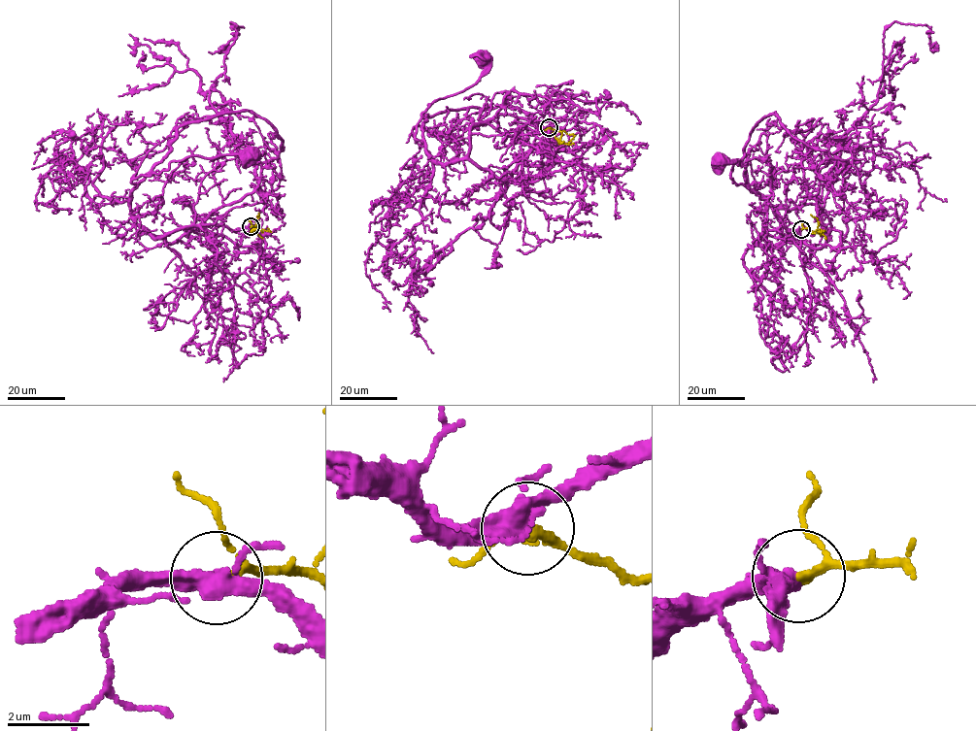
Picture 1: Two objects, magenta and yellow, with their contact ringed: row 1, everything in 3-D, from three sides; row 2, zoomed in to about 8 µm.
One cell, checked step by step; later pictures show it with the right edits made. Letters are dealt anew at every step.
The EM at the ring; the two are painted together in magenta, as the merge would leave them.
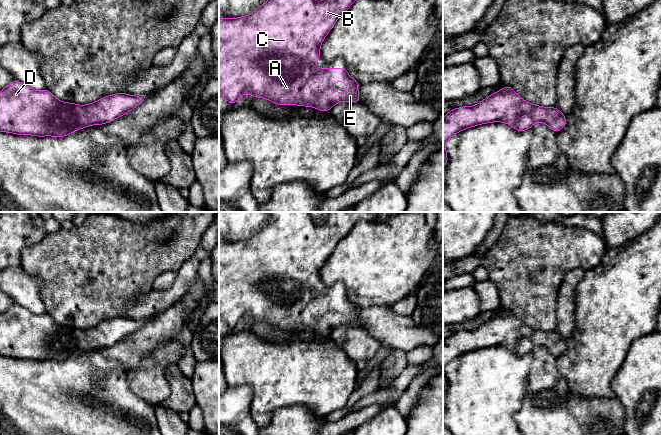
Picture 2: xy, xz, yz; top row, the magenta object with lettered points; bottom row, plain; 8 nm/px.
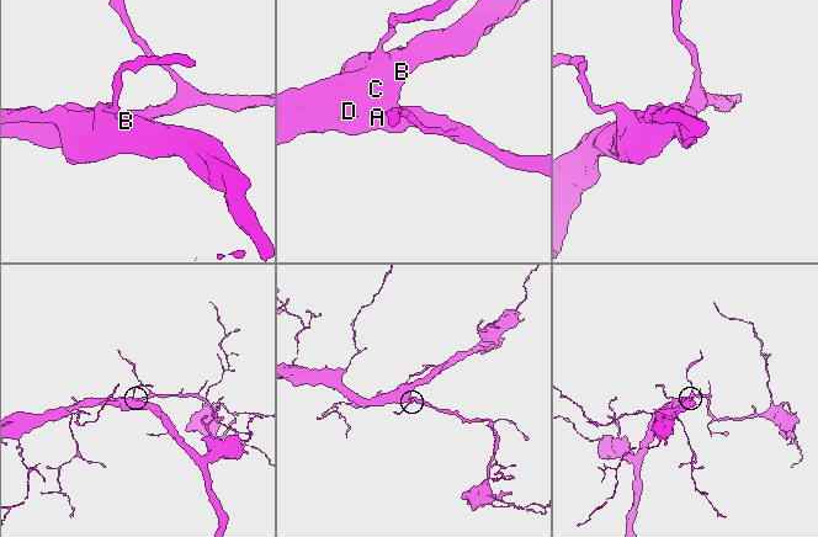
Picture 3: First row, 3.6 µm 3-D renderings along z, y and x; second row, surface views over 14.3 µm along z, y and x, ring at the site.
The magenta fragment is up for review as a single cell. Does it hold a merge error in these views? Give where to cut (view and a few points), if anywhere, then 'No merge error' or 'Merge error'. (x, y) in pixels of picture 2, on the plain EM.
No split. No merge error

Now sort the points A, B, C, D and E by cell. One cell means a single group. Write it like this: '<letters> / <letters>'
A B C D E

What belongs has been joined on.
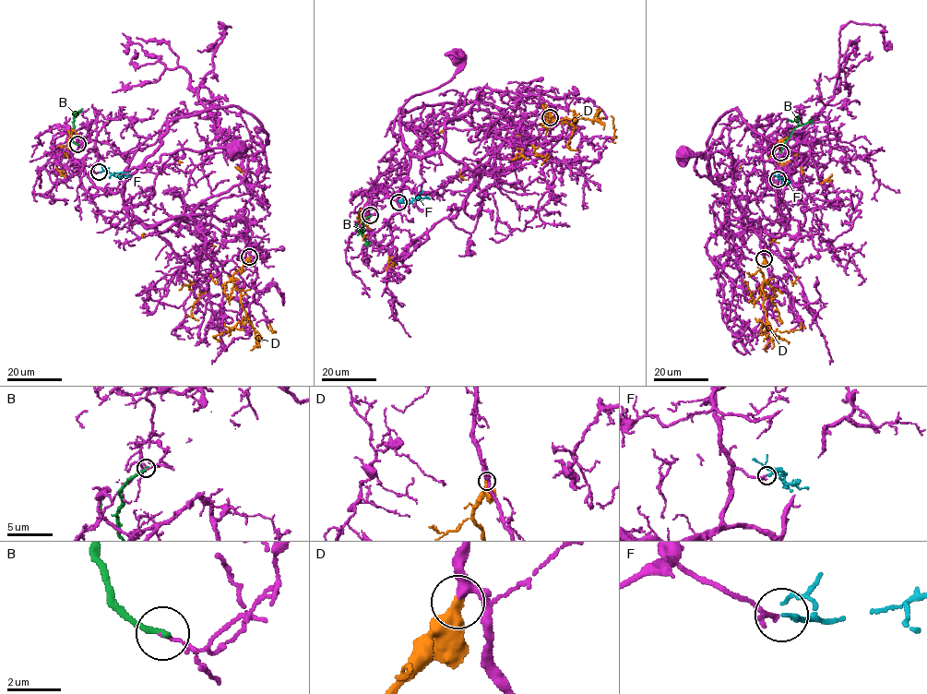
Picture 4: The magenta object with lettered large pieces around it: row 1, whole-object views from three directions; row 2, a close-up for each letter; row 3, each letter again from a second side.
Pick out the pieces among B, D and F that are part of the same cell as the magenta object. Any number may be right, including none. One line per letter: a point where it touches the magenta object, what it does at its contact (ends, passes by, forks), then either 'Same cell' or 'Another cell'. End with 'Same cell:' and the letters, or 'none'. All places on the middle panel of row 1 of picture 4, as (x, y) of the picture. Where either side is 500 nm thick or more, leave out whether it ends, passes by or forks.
B: Touches magenta at (370, 215). It ends there. Another cell
D: Touches magenta at (550, 117). It ends there. Another cell
F: Touches magenta at (398, 202). It ends there. Same cell
Same cell: F

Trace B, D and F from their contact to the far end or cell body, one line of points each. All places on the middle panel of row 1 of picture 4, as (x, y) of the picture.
B: (370, 215), (362, 222), (361, 229), (367, 244), (370, 242)
D: (550, 117), (548, 116), (545, 122), (545, 135), (440, 132), (362, 221), (357, 219), (361, 208)
F: (399, 202), (430, 199)

